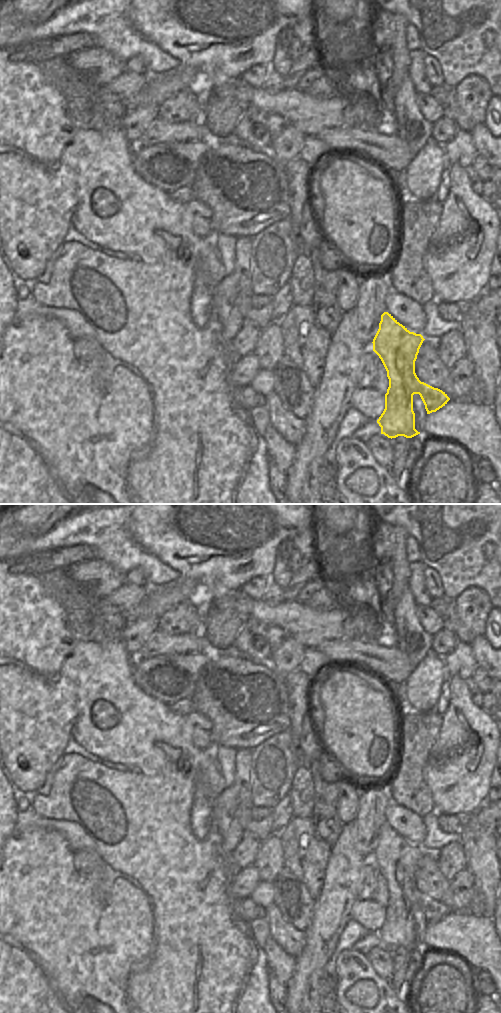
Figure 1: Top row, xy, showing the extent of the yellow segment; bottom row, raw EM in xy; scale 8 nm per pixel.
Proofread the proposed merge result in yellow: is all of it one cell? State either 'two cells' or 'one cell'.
two cells

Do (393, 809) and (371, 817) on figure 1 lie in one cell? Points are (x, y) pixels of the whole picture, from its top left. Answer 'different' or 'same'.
different

